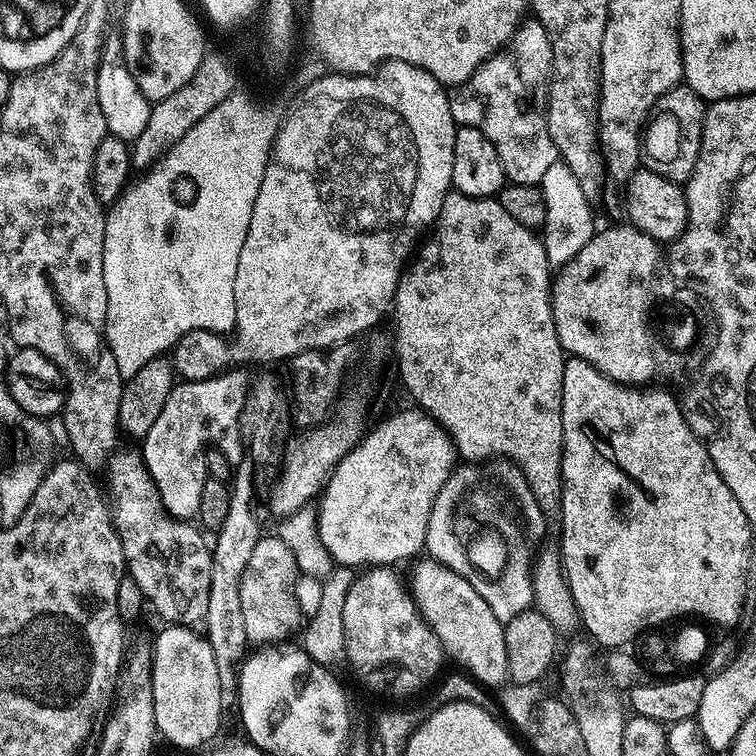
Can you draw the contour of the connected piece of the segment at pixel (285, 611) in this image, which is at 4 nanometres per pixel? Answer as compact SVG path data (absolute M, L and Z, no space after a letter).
M261 535L260 541L254 546L254 554L250 554L250 562L240 579L240 598L242 600L242 618L246 621L246 638L249 645L267 646L278 644L292 638L302 628L302 613L296 597L296 578L298 575L295 556L286 542L279 535Z

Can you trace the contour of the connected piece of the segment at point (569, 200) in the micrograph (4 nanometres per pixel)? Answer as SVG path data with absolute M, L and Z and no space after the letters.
M559 158L554 162L554 166L550 166L550 170L546 170L538 187L544 196L546 206L546 218L542 225L546 258L549 265L562 266L573 260L578 250L582 250L582 246L586 246L588 239L594 235L593 205L586 198L586 194L582 194L582 186L578 186L578 178L574 178L574 170L570 170L570 166L566 166Z

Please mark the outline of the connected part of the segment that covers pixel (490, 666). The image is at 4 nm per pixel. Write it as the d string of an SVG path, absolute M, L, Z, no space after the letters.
M420 558L412 568L410 593L420 617L434 630L438 642L444 647L445 657L452 660L478 684L493 686L508 680L506 666L506 640L504 624L490 610L486 598L470 586L462 574L450 570L431 558Z

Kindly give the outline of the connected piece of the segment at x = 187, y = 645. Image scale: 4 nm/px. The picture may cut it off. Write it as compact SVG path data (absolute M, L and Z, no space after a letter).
M179 626L161 627L152 644L152 685L154 686L154 718L156 730L176 748L200 748L208 744L220 732L220 715L226 712L220 702L218 666L214 662L214 650L199 631Z

